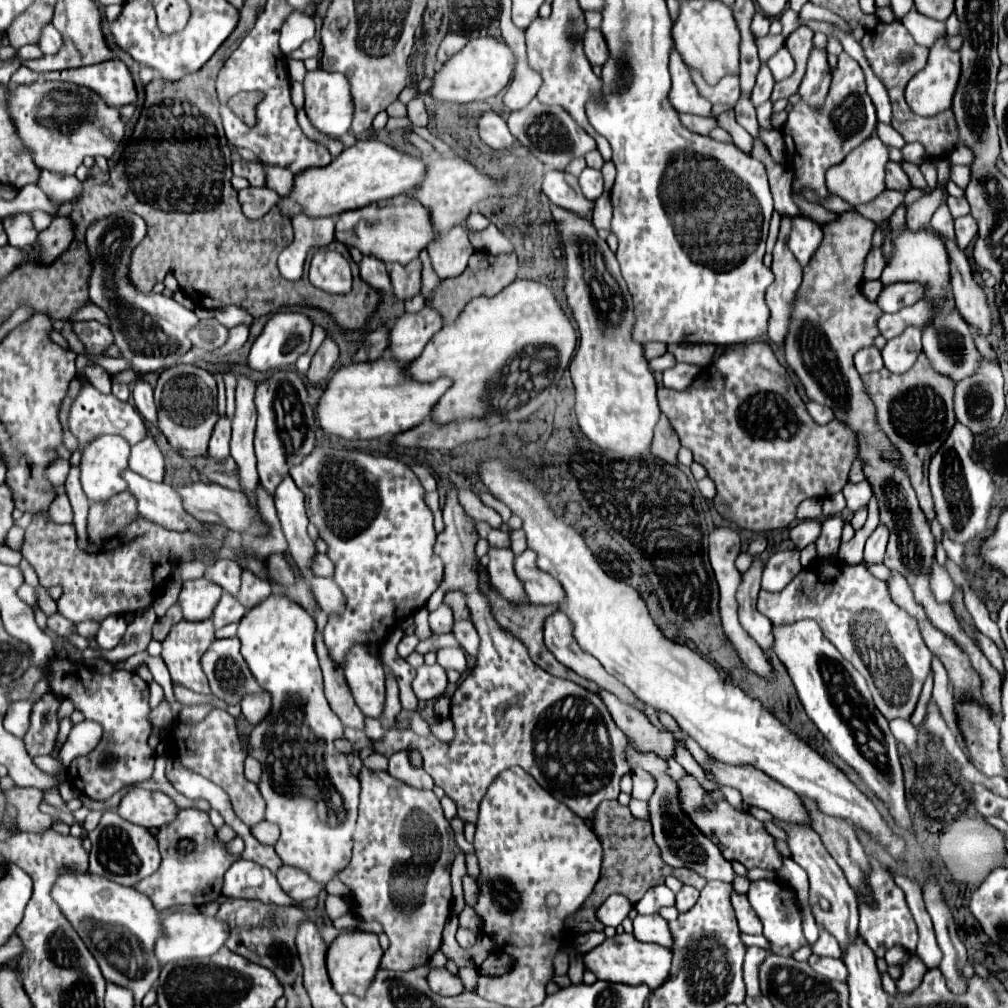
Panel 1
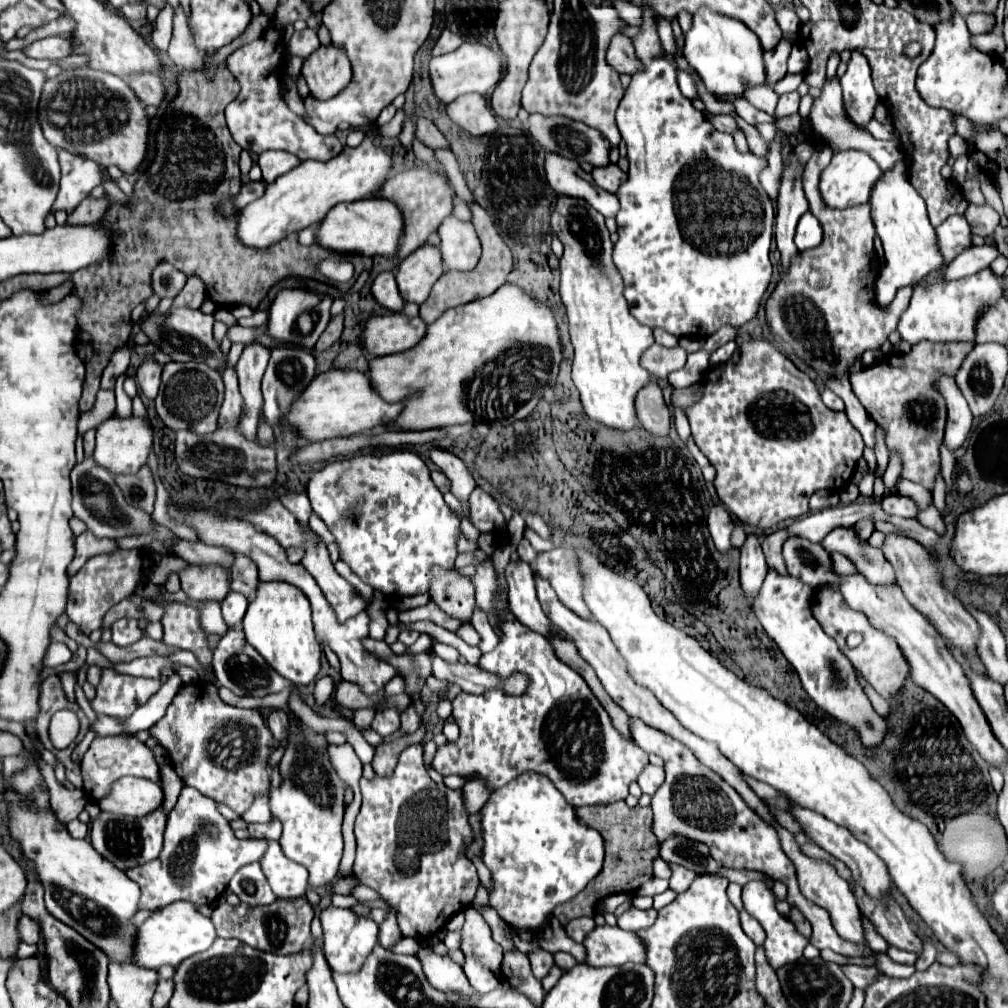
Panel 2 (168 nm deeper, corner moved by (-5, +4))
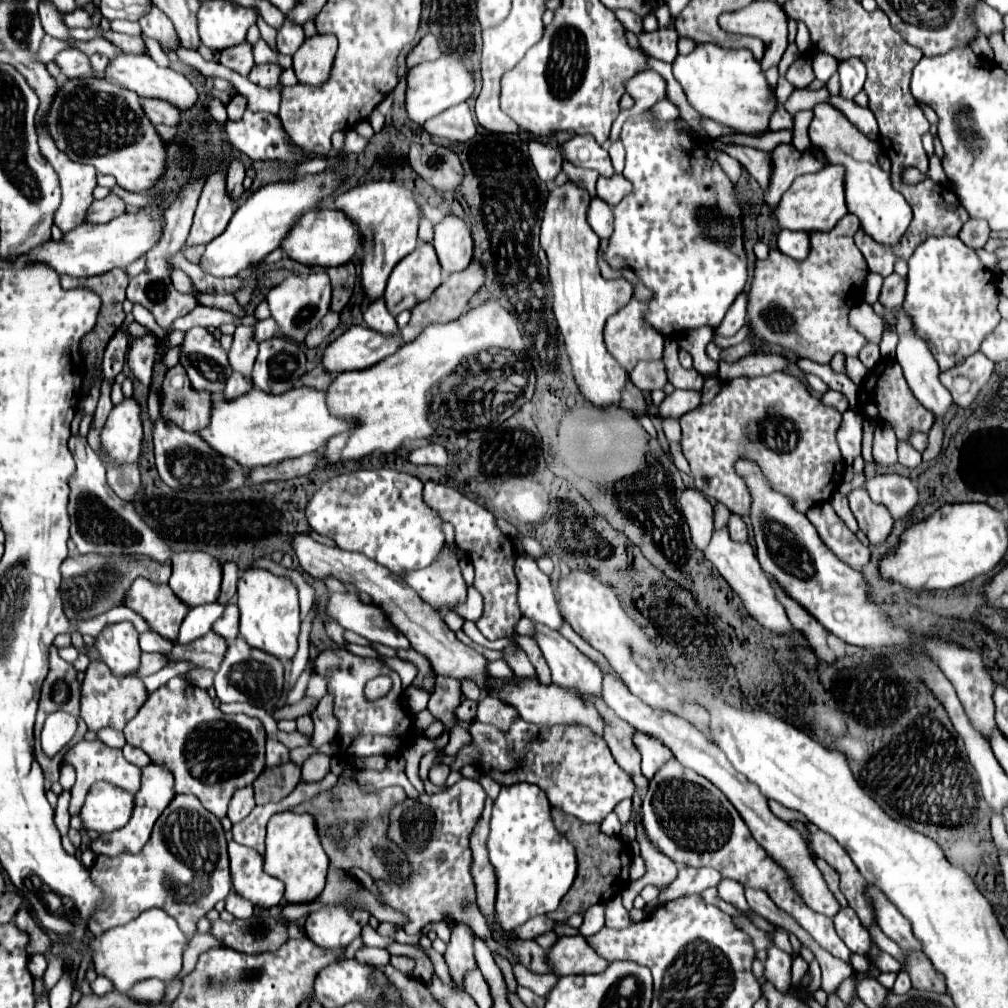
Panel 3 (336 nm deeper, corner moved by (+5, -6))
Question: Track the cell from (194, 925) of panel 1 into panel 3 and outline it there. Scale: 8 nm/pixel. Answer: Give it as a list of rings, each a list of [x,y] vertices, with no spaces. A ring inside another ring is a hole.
[[[151,908],[141,912],[135,920],[91,938],[87,946],[93,954],[93,970],[99,976],[109,978],[119,992],[129,992],[133,984],[147,978],[159,978],[163,982],[173,980],[181,972],[181,956],[187,946],[187,938],[169,914],[159,908]]]

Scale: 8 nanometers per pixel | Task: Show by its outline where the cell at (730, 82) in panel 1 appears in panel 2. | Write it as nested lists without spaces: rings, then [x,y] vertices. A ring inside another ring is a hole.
[[[767,84],[747,88],[747,90],[743,92],[743,98],[745,98],[749,104],[753,104],[755,108],[759,108],[759,110],[771,114],[771,116],[773,116],[773,110],[775,110],[775,106],[777,106],[777,100],[779,100],[779,96],[777,96],[777,94],[773,92],[773,88],[767,86]]]

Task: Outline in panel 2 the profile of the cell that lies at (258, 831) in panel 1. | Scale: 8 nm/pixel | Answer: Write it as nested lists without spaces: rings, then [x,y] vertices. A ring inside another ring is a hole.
[[[257,796],[255,802],[253,802],[253,806],[243,814],[243,820],[245,820],[247,824],[265,824],[265,822],[275,820],[275,816],[273,816],[271,810],[269,810],[267,800],[269,800],[267,796]]]

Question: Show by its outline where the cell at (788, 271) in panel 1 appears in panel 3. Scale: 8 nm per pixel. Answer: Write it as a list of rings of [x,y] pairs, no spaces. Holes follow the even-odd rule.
[[[779,144],[773,150],[773,178],[769,190],[765,192],[765,202],[777,206],[779,198],[793,184],[793,180],[807,172],[817,172],[825,166],[823,158],[813,158],[809,148],[799,152],[793,144]]]

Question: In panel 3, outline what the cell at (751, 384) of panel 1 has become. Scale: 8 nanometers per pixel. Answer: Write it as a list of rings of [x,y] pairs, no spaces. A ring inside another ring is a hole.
[[[773,372],[769,376],[757,378],[733,378],[723,382],[721,392],[713,398],[713,402],[687,412],[681,416],[681,430],[683,430],[683,454],[691,466],[691,476],[695,480],[695,488],[709,498],[725,504],[731,512],[747,518],[751,496],[745,490],[745,482],[735,474],[735,460],[737,458],[751,458],[755,460],[765,476],[771,480],[773,488],[795,502],[795,508],[807,512],[817,502],[831,500],[833,492],[839,490],[845,464],[839,452],[835,434],[841,422],[841,414],[831,406],[825,406],[819,398],[811,396],[807,386],[785,372]]]

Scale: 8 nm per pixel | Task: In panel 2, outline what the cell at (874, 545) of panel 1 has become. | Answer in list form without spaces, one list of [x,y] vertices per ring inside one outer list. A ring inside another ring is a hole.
[[[901,494],[885,496],[881,502],[881,508],[885,510],[885,514],[891,514],[891,516],[903,516],[903,518],[915,518],[917,516],[915,502],[901,496]]]

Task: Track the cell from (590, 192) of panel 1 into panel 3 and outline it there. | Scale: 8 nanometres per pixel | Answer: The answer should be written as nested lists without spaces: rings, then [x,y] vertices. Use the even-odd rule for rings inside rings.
[[[613,174],[609,178],[599,176],[599,180],[597,180],[597,194],[609,206],[617,206],[617,202],[621,202],[625,196],[629,196],[629,192],[633,192],[633,184],[623,174]]]

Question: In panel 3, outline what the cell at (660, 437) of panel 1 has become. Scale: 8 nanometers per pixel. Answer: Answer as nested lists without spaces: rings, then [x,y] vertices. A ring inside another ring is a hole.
[[[631,382],[625,384],[625,390],[621,392],[621,408],[627,408],[631,412],[641,412],[645,410],[645,400],[641,390],[637,390],[637,386],[633,386]]]

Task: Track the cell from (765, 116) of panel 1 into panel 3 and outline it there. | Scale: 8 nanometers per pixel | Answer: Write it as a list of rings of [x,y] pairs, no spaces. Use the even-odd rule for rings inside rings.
[[[791,42],[791,44],[787,46],[787,50],[785,50],[781,62],[779,62],[779,74],[781,74],[781,76],[785,76],[787,68],[797,60],[797,56],[799,56],[799,50],[797,50],[797,46]]]

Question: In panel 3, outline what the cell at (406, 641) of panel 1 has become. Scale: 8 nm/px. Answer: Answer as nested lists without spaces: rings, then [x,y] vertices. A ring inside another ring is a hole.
[[[357,592],[333,594],[325,606],[325,614],[345,630],[353,630],[371,642],[381,642],[391,648],[409,648],[409,640],[399,630],[393,630],[385,612],[375,604],[363,604]]]

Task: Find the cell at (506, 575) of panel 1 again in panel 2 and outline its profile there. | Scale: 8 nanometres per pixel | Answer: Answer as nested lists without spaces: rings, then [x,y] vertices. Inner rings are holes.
[[[511,560],[505,568],[505,580],[509,586],[511,612],[517,616],[517,620],[539,634],[557,632],[551,620],[543,614],[541,604],[537,600],[535,576],[531,566],[523,560]]]

